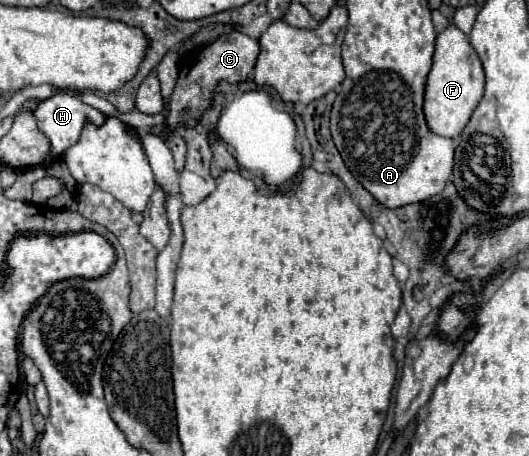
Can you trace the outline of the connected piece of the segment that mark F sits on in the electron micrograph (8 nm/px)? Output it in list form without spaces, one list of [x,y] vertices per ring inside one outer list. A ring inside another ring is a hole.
[[[451,24],[449,28],[437,34],[433,66],[425,82],[423,114],[425,114],[429,130],[445,138],[459,136],[463,126],[469,122],[471,112],[483,98],[483,88],[485,88],[485,74],[483,74],[479,56],[471,48],[467,36],[457,26]]]

